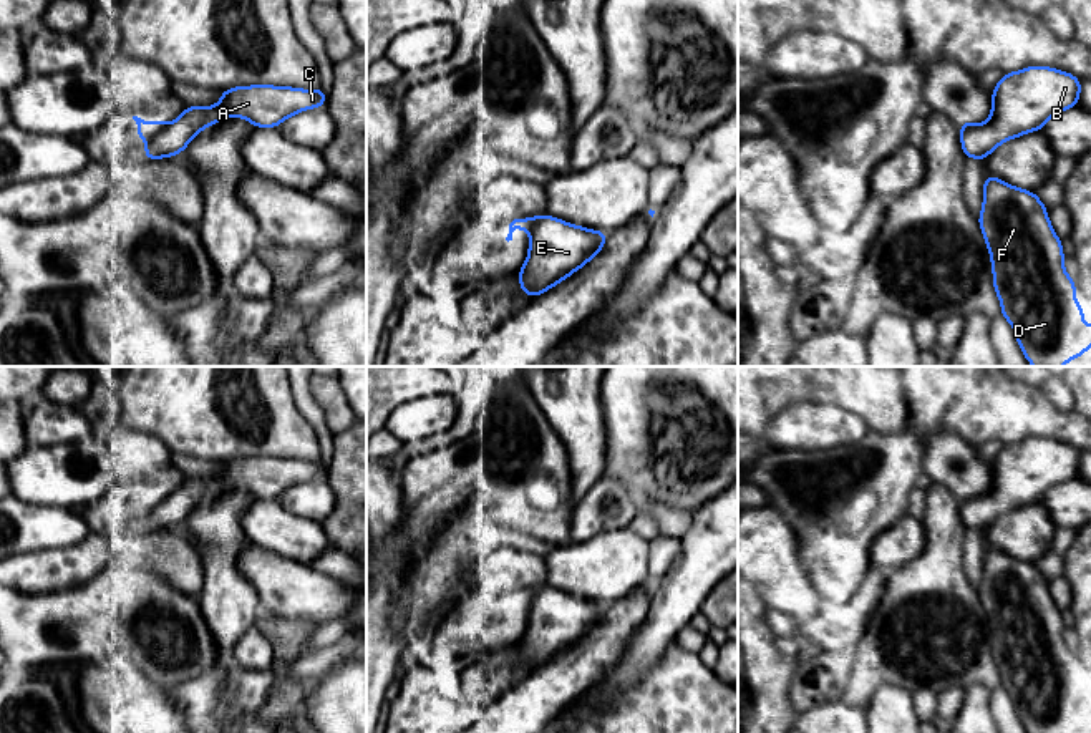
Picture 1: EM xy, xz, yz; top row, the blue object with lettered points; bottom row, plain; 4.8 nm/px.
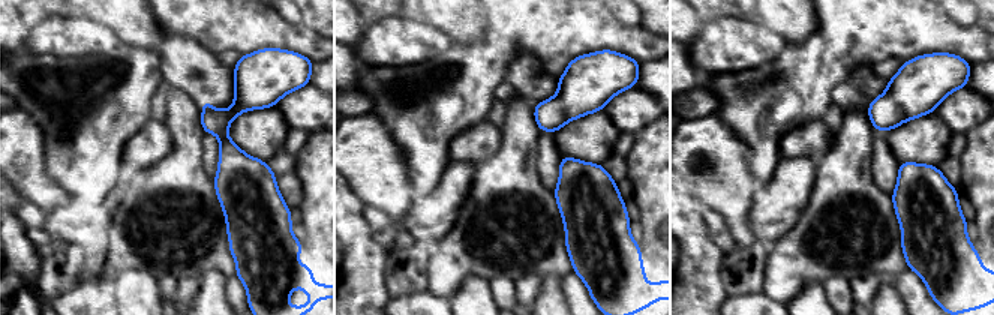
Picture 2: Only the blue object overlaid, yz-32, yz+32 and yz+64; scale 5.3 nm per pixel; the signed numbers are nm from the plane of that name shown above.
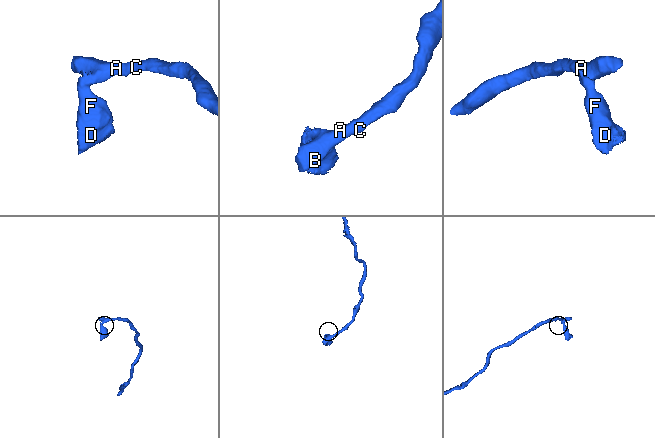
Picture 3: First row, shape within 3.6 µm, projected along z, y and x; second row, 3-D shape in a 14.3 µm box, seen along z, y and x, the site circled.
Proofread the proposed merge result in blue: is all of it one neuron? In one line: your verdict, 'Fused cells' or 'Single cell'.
Fused cells

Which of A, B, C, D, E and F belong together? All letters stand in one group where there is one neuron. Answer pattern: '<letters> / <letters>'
A B C E / D F

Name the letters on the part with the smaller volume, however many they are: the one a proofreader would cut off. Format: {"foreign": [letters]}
{"foreign": ["D", "F"]}

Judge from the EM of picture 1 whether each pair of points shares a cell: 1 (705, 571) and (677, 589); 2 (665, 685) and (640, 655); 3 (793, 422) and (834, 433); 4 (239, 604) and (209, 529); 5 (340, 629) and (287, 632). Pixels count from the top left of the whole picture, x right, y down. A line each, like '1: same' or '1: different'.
1: same
2: different
3: same
4: same
5: different

